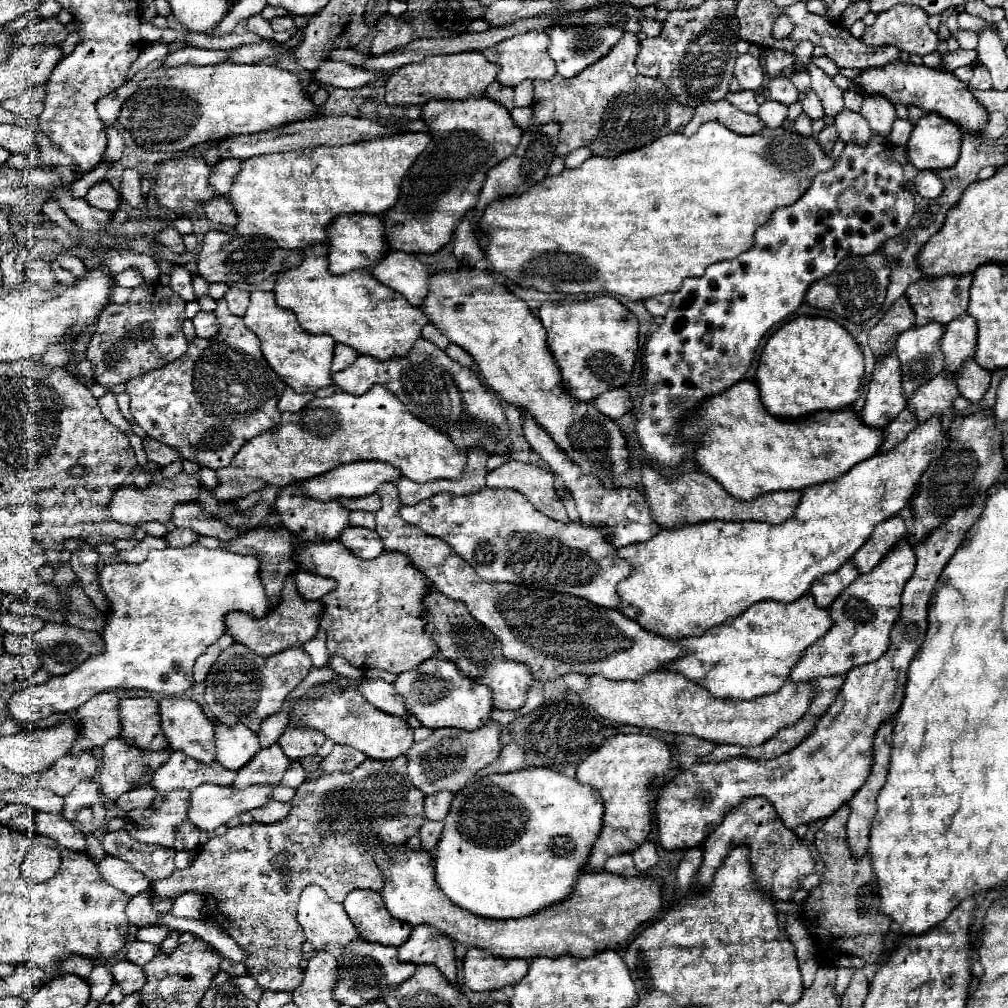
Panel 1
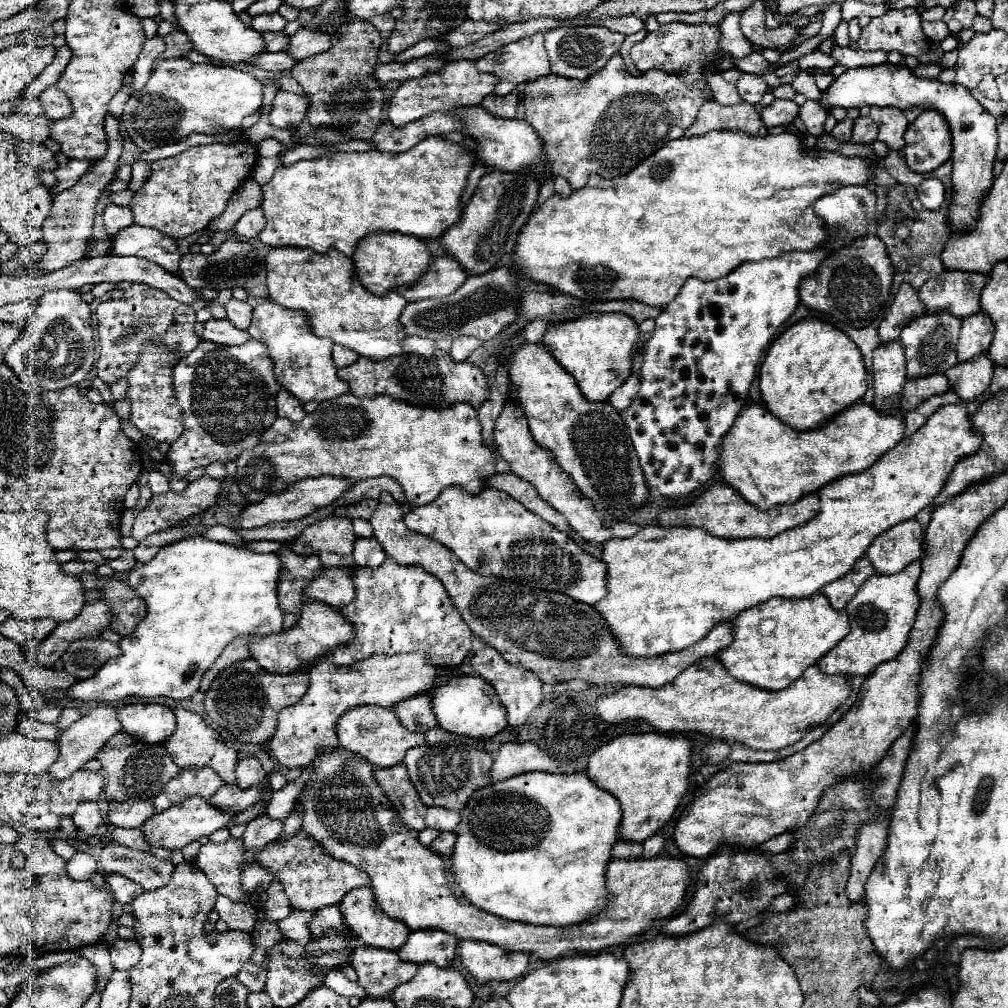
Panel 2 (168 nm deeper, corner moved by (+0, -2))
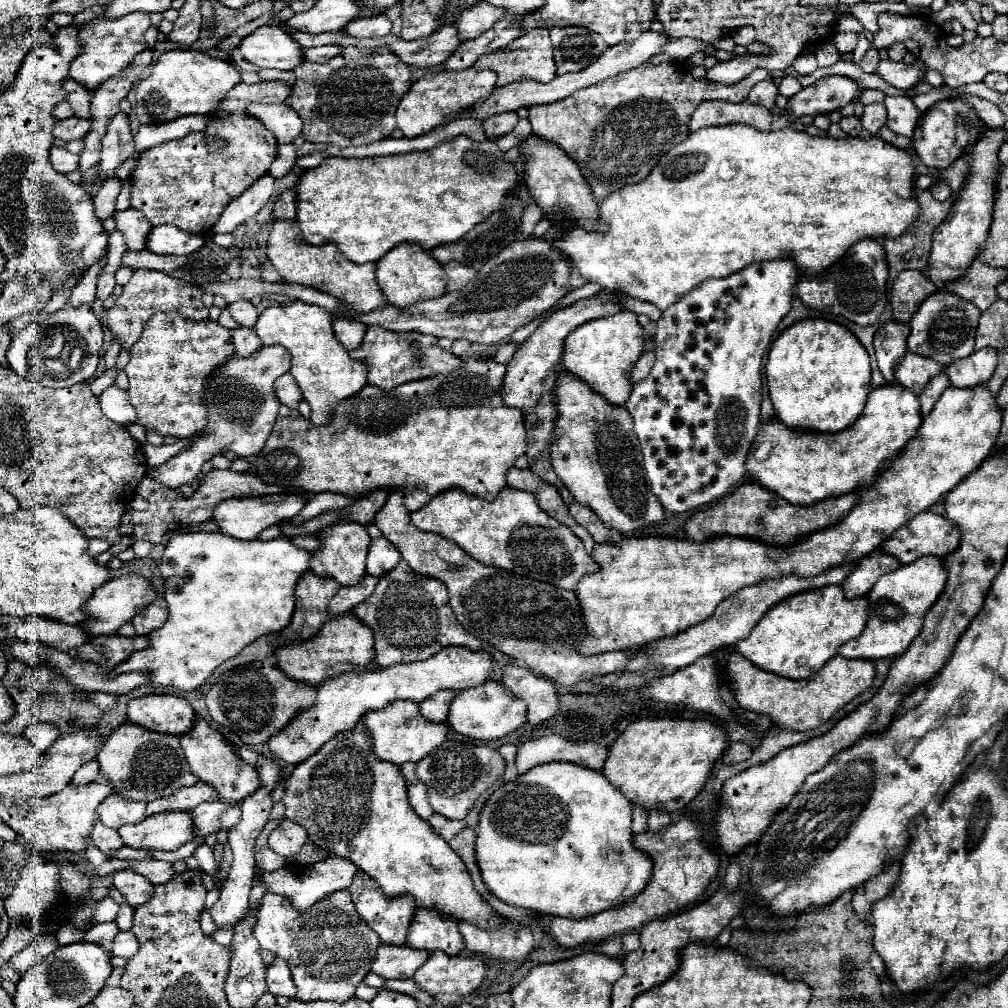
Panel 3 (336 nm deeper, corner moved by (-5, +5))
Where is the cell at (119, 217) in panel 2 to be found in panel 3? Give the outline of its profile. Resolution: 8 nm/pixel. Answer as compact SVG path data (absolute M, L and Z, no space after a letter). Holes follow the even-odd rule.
M135 209L115 211L113 217L117 221L117 229L125 235L127 245L129 245L131 251L147 249L147 237L149 237L153 227L141 211L135 211Z

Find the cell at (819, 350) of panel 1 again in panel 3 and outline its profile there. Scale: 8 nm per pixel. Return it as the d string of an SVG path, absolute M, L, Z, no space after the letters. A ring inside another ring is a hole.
M805 319L785 329L771 345L765 373L779 421L801 431L843 431L863 413L871 391L871 363L865 347L847 327L825 319Z

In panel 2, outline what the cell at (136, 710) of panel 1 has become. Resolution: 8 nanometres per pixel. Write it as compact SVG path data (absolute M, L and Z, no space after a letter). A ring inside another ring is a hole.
M128 704L118 710L118 720L134 740L164 744L174 732L176 718L164 704Z

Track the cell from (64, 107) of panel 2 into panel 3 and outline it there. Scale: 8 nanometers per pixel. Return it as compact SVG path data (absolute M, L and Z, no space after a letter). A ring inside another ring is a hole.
M71 77L65 79L63 87L65 87L65 91L67 91L67 101L71 103L75 115L81 117L81 119L93 119L93 115L91 115L93 91L89 91L87 87L83 87L81 83L77 83L77 81L71 79Z

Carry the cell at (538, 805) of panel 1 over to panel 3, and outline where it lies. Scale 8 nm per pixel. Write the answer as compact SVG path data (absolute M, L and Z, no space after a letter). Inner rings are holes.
M571 763L539 765L495 791L477 827L477 863L489 891L515 907L585 919L637 897L653 875L651 857L633 845L631 801L599 771Z

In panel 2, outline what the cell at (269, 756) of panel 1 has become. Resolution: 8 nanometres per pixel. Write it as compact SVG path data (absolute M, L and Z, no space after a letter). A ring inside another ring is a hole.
M224 784L212 798L210 804L230 808L234 812L246 810L250 804L258 802L262 798L262 786L250 786L250 788L240 788L236 784Z

